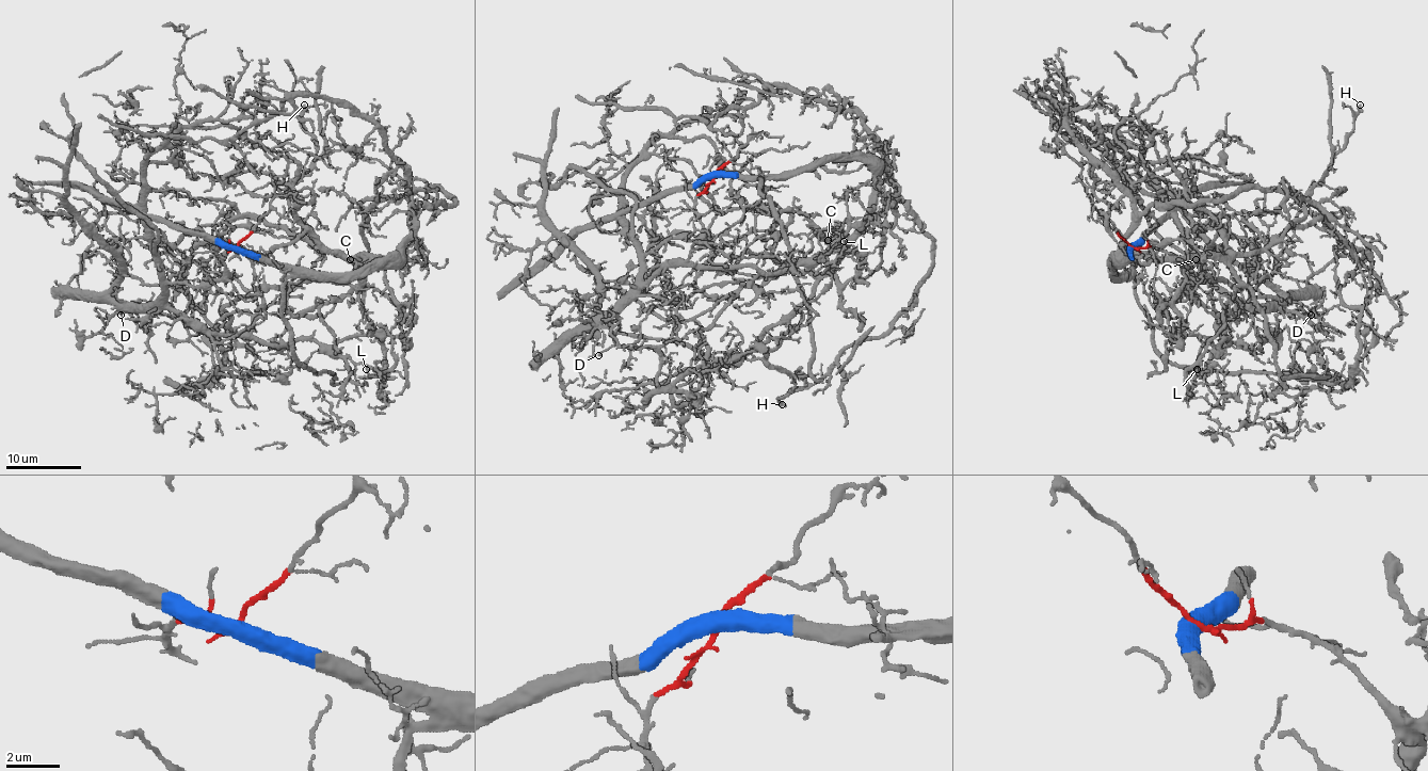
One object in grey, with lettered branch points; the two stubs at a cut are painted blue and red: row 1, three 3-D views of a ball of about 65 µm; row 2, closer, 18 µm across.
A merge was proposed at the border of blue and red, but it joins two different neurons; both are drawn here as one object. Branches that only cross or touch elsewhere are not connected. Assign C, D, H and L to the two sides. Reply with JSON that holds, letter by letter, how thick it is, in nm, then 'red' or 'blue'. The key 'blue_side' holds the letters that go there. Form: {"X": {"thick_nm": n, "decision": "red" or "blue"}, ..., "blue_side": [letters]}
{"C": {"thick_nm": 130, "decision": "blue"}, "D": {"thick_nm": 110, "decision": "red"}, "H": {"thick_nm": 340, "decision": "blue"}, "L": {"thick_nm": 120, "decision": "red"}, "blue_side": ["C", "H"]}

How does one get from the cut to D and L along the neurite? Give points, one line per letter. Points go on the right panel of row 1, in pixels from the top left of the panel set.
D: (1132, 246), (1161, 249), (1196, 280), (1193, 287), (1213, 285), (1245, 302), (1277, 307), (1298, 302), (1311, 315)
L: (1132, 246), (1161, 249), (1193, 287), (1222, 287), (1237, 304), (1222, 321), (1228, 341), (1205, 374), (1198, 368)

